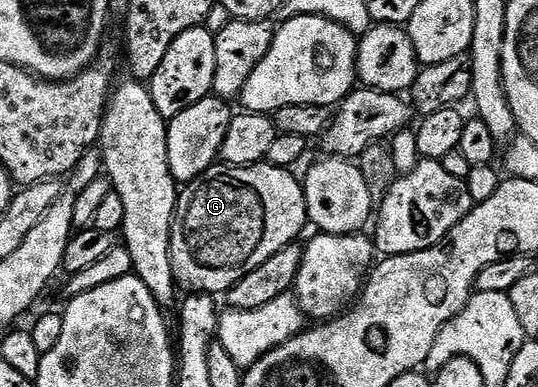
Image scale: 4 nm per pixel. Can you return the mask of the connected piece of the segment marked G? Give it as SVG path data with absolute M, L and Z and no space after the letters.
M269 163L256 165L215 164L202 177L185 182L181 186L174 212L172 235L170 236L170 258L172 275L194 295L225 294L244 275L256 271L276 251L285 245L297 242L302 228L307 228L306 191L301 180L293 177L290 169L281 169Z

